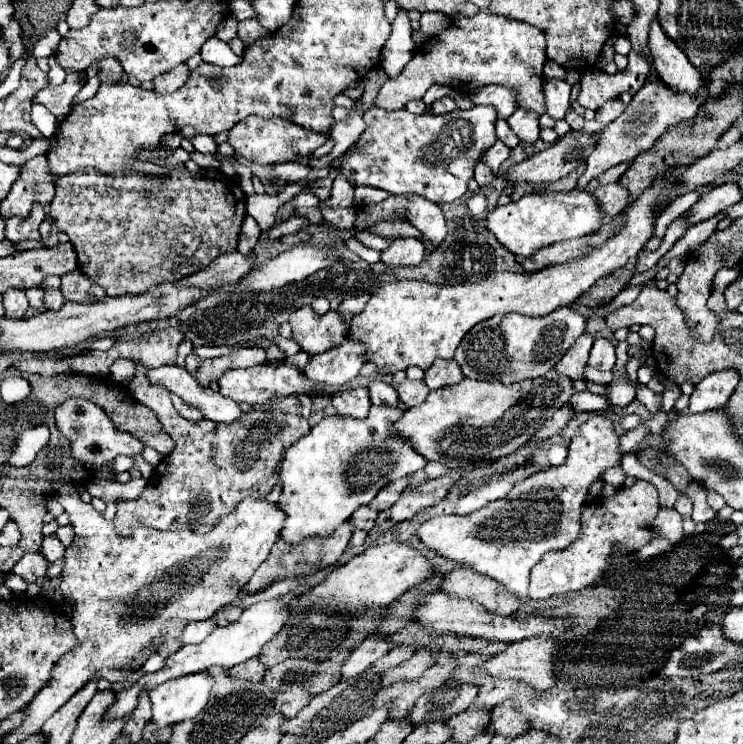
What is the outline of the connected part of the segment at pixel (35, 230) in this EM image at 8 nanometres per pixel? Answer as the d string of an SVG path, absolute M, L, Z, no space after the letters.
M33 203L33 209L27 217L9 217L5 221L5 239L9 241L25 241L25 239L41 239L39 223L45 219L43 207Z

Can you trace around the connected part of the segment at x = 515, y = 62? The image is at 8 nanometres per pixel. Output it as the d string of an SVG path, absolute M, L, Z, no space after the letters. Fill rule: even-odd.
M479 11L473 17L453 21L449 29L431 37L423 47L419 47L405 69L397 77L389 77L385 81L385 85L379 89L375 105L387 111L399 111L411 99L421 99L435 83L449 85L453 89L477 89L489 83L499 83L513 89L517 97L523 97L523 109L545 115L545 61L547 55L543 31L521 21Z

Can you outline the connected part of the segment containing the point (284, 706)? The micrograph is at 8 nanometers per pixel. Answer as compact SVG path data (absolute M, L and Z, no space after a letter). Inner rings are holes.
M289 685L287 689L283 689L277 699L275 699L275 711L281 711L285 717L293 717L303 705L307 705L311 701L311 693L308 688L301 685Z

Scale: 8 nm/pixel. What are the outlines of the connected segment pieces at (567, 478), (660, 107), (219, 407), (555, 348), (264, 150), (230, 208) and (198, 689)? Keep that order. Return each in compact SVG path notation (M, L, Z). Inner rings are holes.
M591 415L591 419L587 423L583 423L577 431L577 435L573 437L571 445L569 445L569 455L567 461L559 467L547 467L535 475L531 475L529 479L525 479L523 483L517 483L507 497L489 503L487 507L469 513L469 515L441 515L441 517L433 517L427 519L417 535L419 539L433 551L437 551L439 555L453 559L465 567L471 567L477 573L489 575L495 581L499 581L509 593L527 599L527 585L529 585L529 571L531 567L541 559L543 553L553 551L553 549L565 549L569 547L581 531L581 507L585 505L587 493L591 483L595 483L597 479L603 477L603 473L609 467L621 465L623 459L623 451L619 447L619 435L613 431L613 421L607 415Z
M705 63L701 69L703 75L703 85L695 95L689 93L677 93L671 87L667 87L659 77L657 81L647 81L631 99L631 103L627 105L627 109L623 111L623 115L619 119L615 119L613 123L609 123L597 139L597 147L593 149L593 153L587 157L587 171L579 177L579 185L577 189L585 189L585 185L593 179L599 177L603 171L607 171L613 165L619 165L623 161L633 161L639 153L647 151L653 147L653 143L665 133L665 129L669 125L675 125L679 121L691 119L697 109L707 101L709 95L709 73L711 67Z
M159 367L149 369L149 381L167 387L171 393L179 395L185 403L199 409L209 421L233 423L241 417L241 409L233 399L227 399L209 387L203 387L191 373L181 367Z
M571 307L555 309L545 317L525 317L519 313L505 313L477 323L455 351L455 361L461 365L465 377L481 381L513 383L545 375L557 365L573 341L585 333L587 317Z
M247 117L229 131L229 143L233 145L237 155L241 155L249 161L261 163L261 165L271 165L271 163L277 165L277 163L285 163L285 161L295 161L301 155L311 155L325 141L327 141L327 137L323 133L313 133L311 129L295 125L281 117L271 117L271 119Z
M89 169L59 177L55 189L57 193L51 201L49 215L59 231L65 231L69 235L69 241L75 245L79 269L97 285L101 285L109 297L125 293L145 293L163 279L187 277L205 269L215 257L237 247L239 229L247 213L247 195L239 187L237 179L231 179L215 169L201 169L195 175L187 169L167 169L165 185L159 185L159 179L153 179L139 171L105 175ZM185 233L193 237L183 239Z
M201 671L157 685L157 689L149 691L153 703L151 721L157 727L167 727L195 717L207 705L213 683L215 679Z

